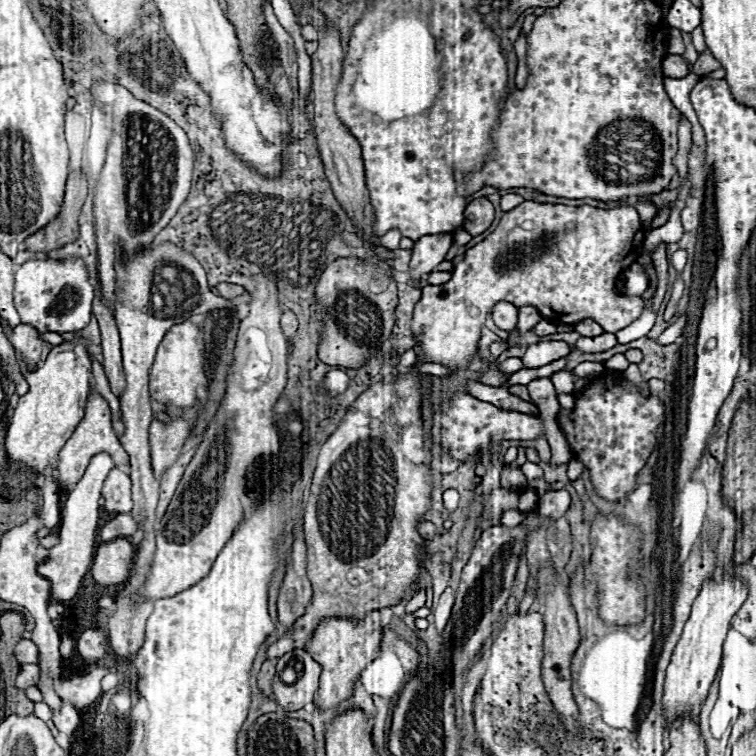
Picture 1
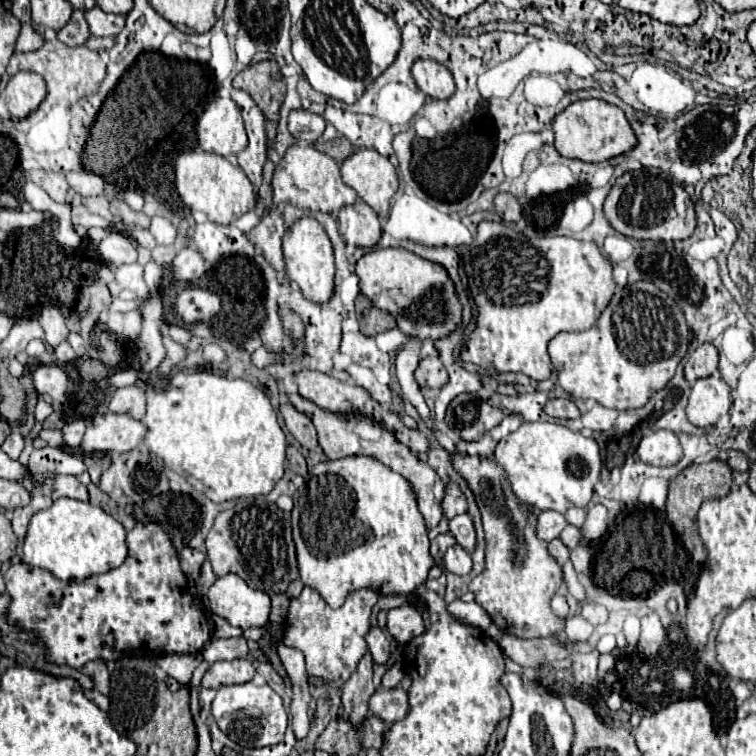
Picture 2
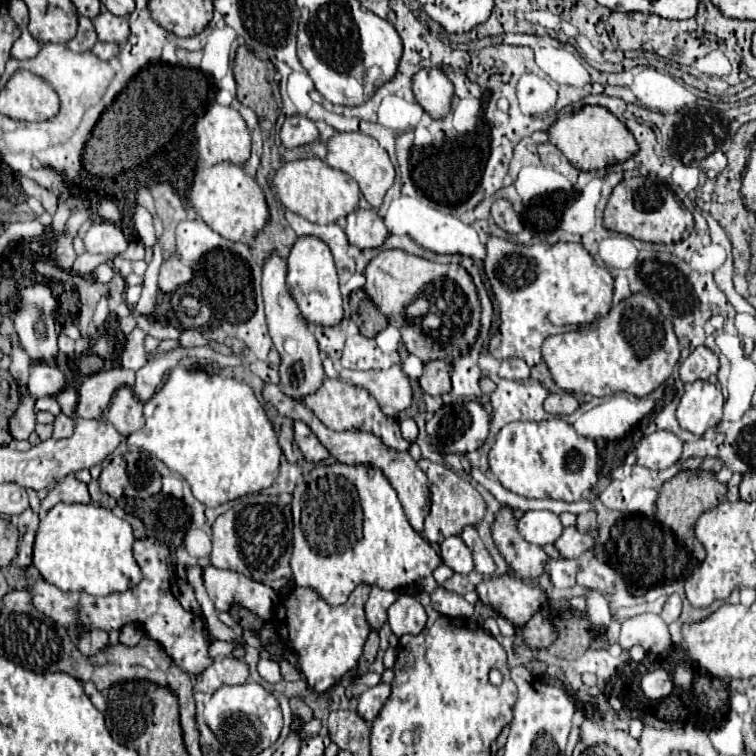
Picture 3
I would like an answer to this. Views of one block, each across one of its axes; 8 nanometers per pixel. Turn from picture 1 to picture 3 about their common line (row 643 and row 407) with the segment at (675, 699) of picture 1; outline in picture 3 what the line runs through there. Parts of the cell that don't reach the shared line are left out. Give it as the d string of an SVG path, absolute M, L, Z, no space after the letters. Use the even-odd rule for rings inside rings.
M698 380L682 396L676 416L682 428L702 436L708 428L716 426L722 420L722 406L724 396L718 382Z

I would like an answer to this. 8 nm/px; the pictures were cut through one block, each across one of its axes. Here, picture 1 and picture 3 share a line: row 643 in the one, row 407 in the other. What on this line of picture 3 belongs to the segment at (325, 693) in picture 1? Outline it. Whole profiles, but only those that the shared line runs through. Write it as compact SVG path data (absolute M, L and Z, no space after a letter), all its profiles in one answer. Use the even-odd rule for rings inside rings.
M324 378L320 390L316 390L314 394L308 394L308 398L304 398L304 404L320 418L320 422L332 430L368 430L374 432L386 446L394 448L394 450L408 450L410 442L402 438L400 434L400 426L394 418L386 416L378 402L364 390L364 388L356 388L354 384L346 384L342 380L334 380L334 378Z

